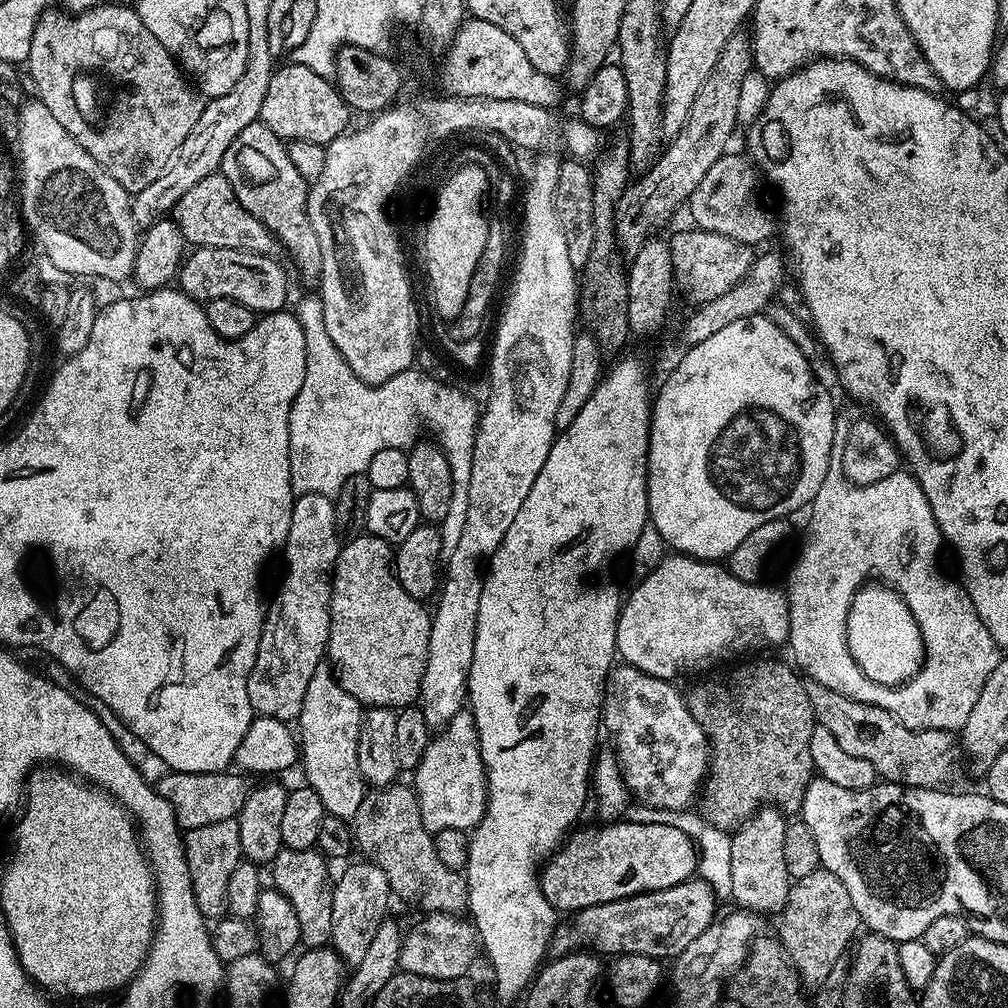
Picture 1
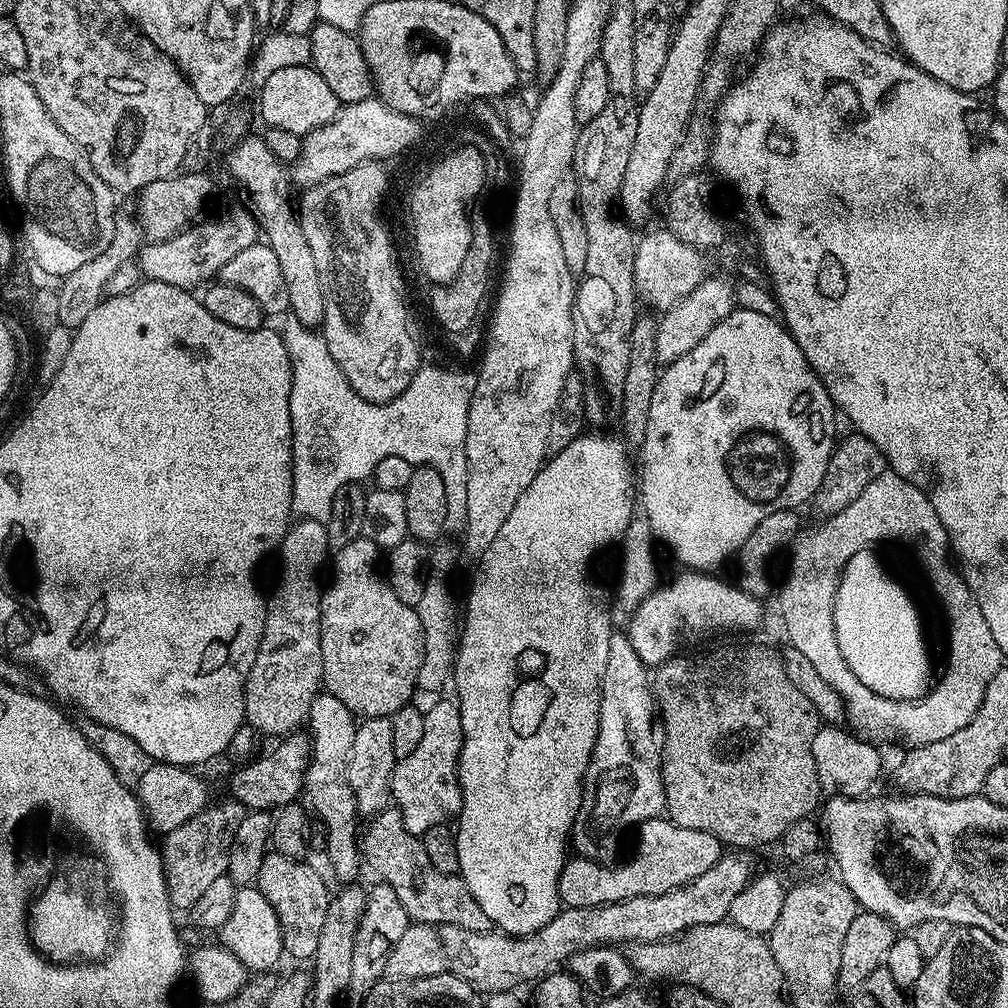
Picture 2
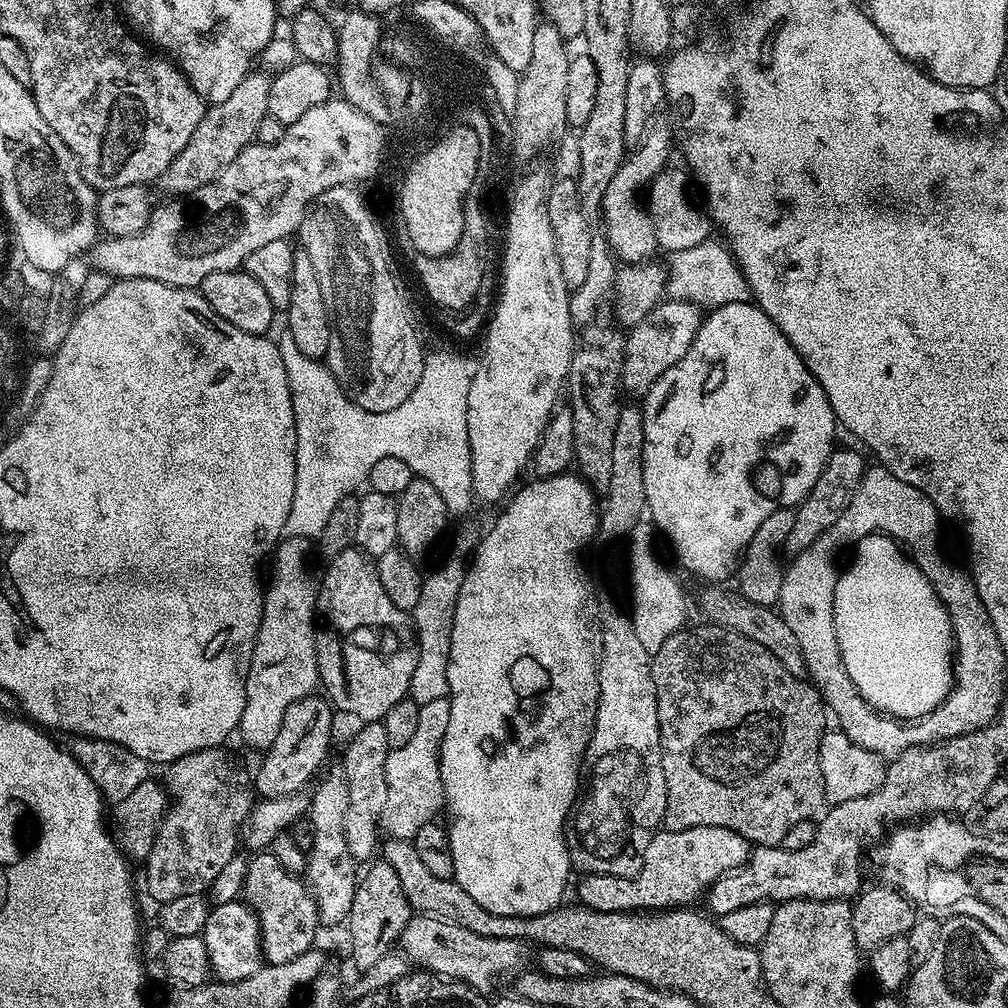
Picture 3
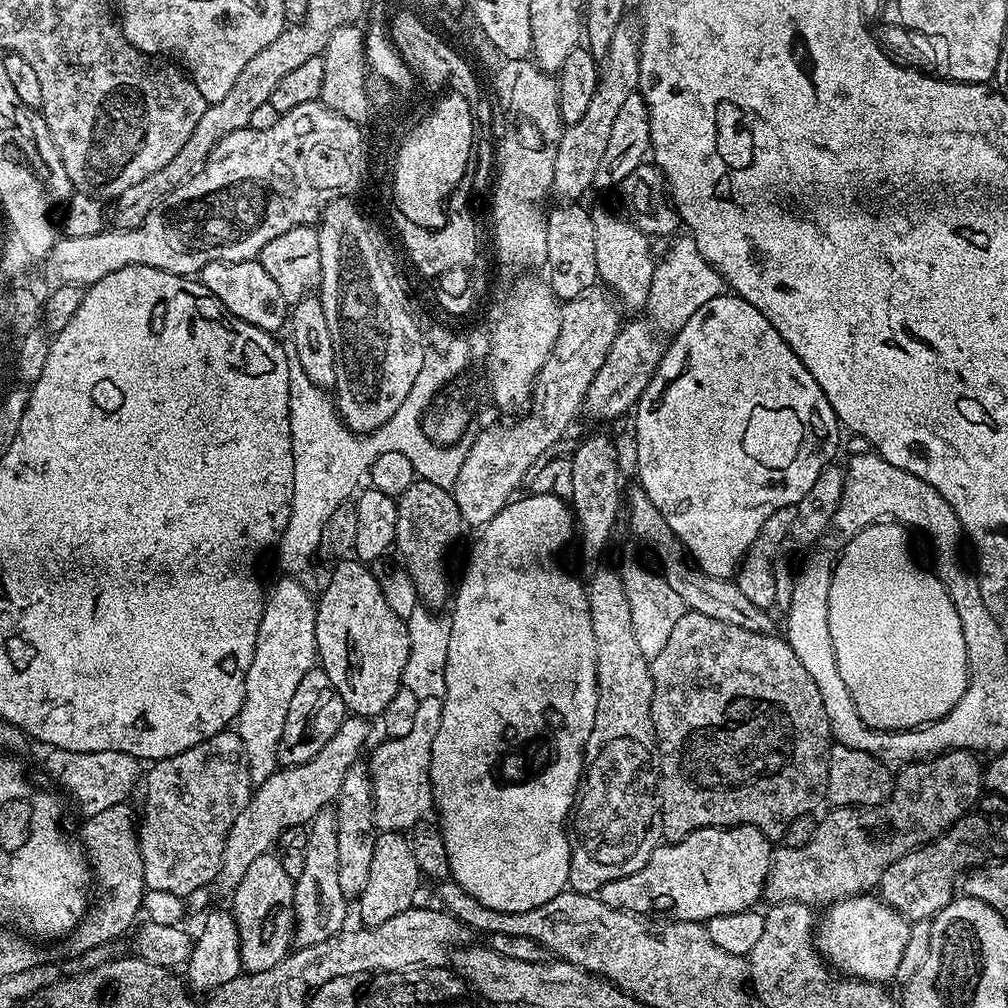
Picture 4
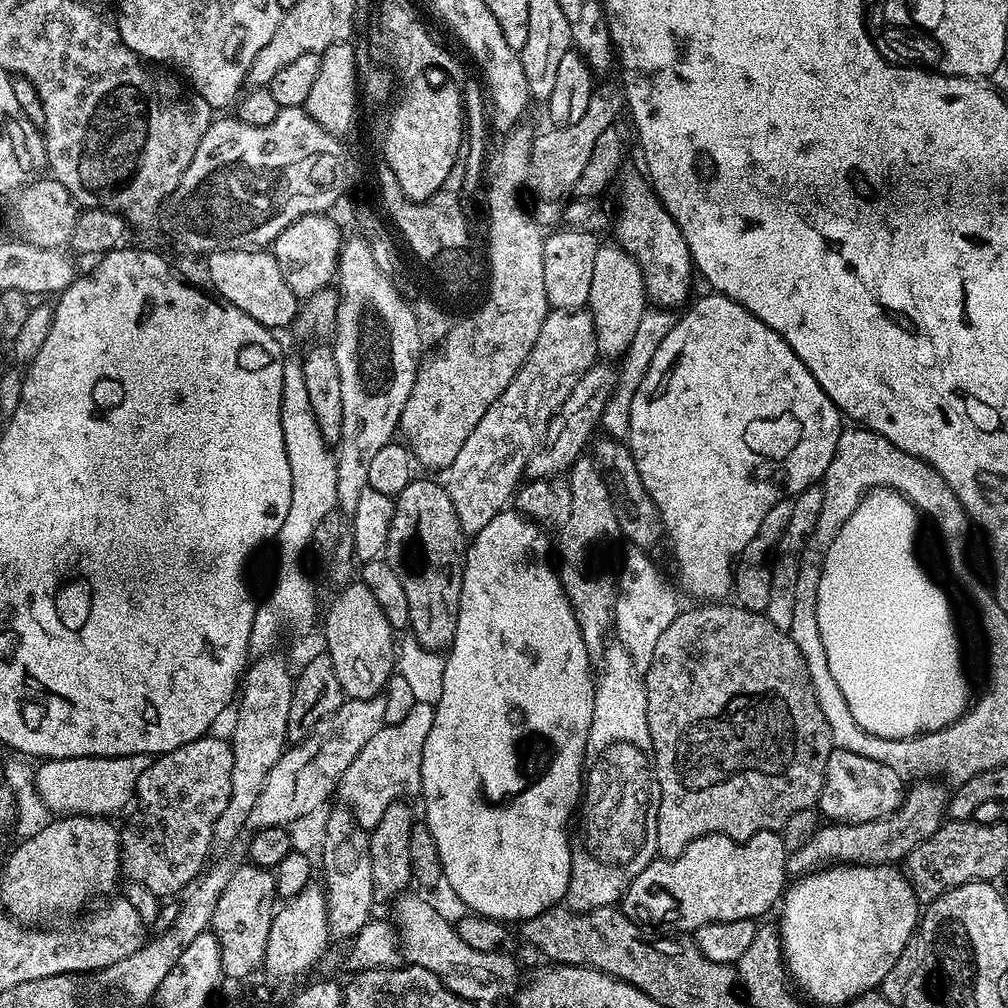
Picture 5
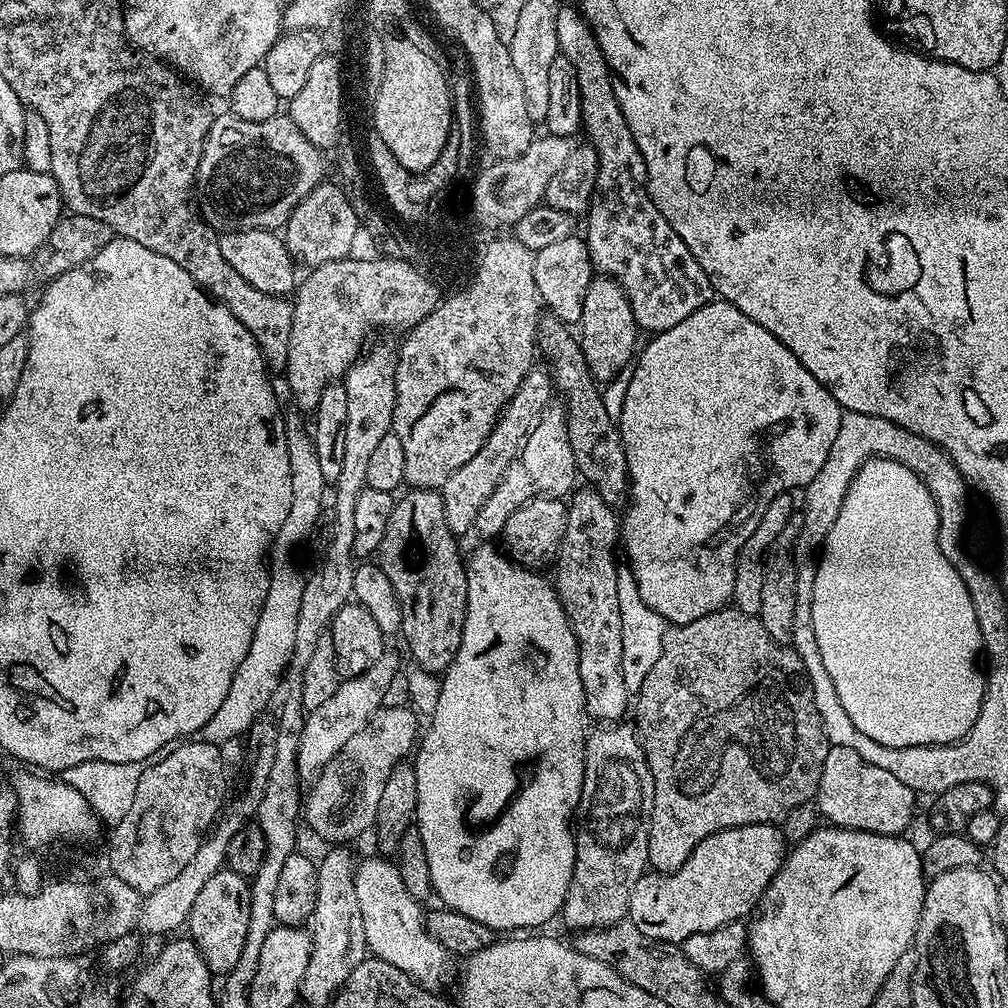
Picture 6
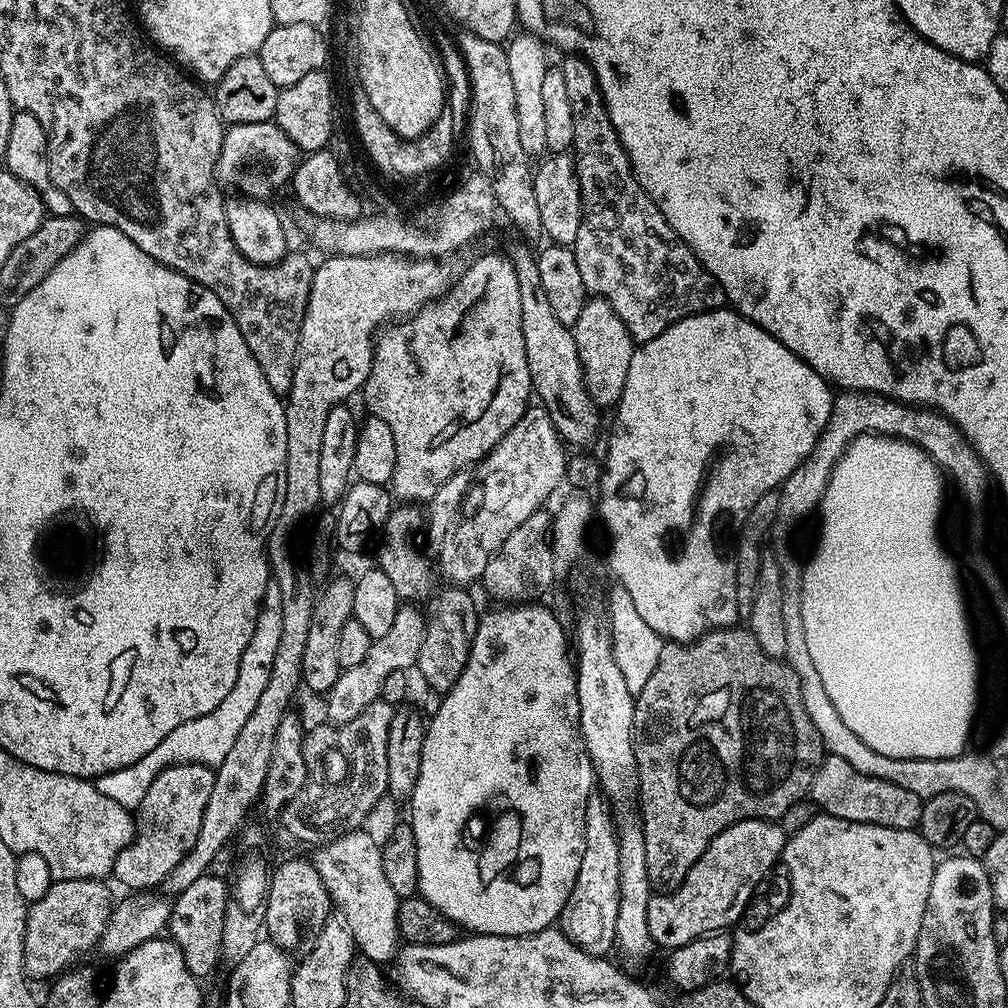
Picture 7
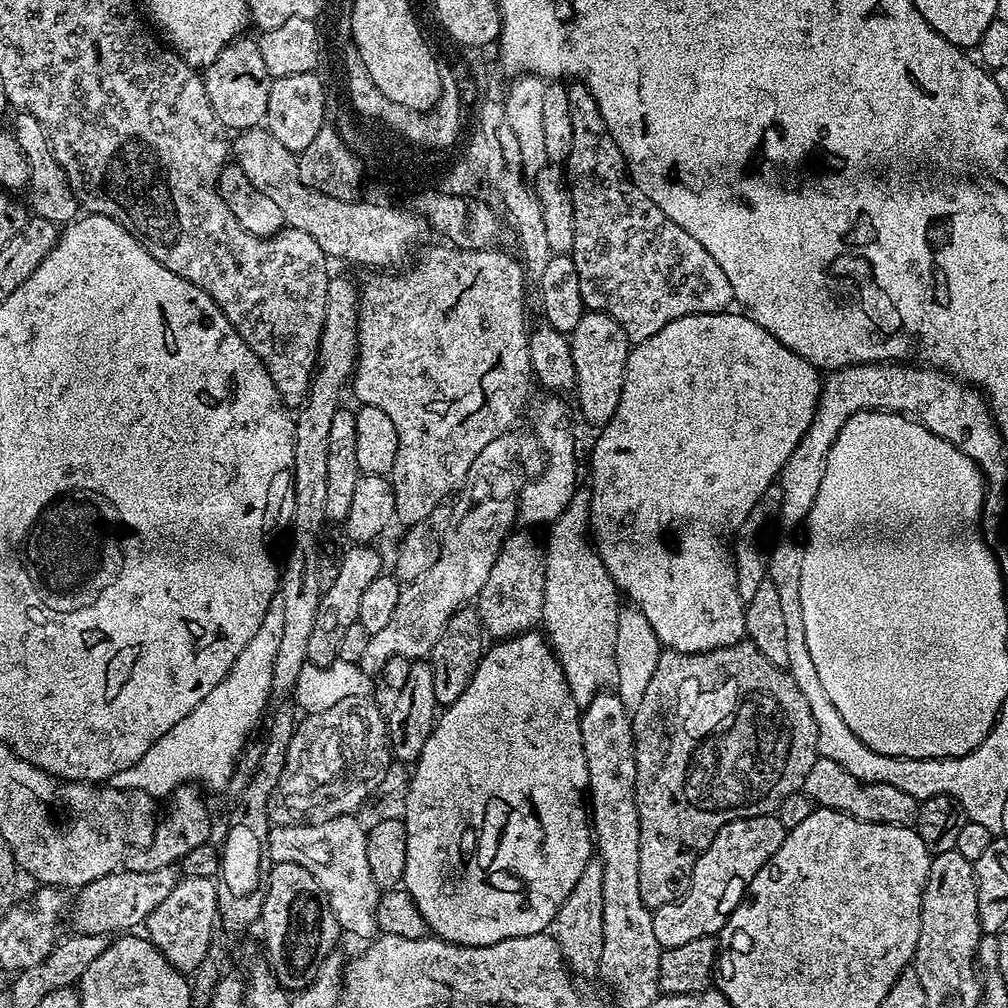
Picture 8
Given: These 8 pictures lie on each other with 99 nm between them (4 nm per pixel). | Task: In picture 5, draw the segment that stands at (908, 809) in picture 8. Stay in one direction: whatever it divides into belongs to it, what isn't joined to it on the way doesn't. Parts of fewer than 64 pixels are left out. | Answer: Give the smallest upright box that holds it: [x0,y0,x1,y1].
[818,747,906,824]

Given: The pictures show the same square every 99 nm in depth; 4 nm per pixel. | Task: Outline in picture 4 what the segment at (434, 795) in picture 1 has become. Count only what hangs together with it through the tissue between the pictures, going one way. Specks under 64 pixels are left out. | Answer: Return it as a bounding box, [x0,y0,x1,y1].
[367,698,443,833]

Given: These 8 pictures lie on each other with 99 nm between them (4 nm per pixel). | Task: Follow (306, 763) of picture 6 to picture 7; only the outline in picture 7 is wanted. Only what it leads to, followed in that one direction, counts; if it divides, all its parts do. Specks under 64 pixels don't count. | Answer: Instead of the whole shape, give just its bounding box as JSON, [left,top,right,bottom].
[326,606,426,725]

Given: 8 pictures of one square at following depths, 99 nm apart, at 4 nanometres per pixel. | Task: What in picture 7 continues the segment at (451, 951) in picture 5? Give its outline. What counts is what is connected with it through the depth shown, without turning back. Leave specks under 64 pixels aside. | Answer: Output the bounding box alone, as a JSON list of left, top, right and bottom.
[314,830,402,965]

